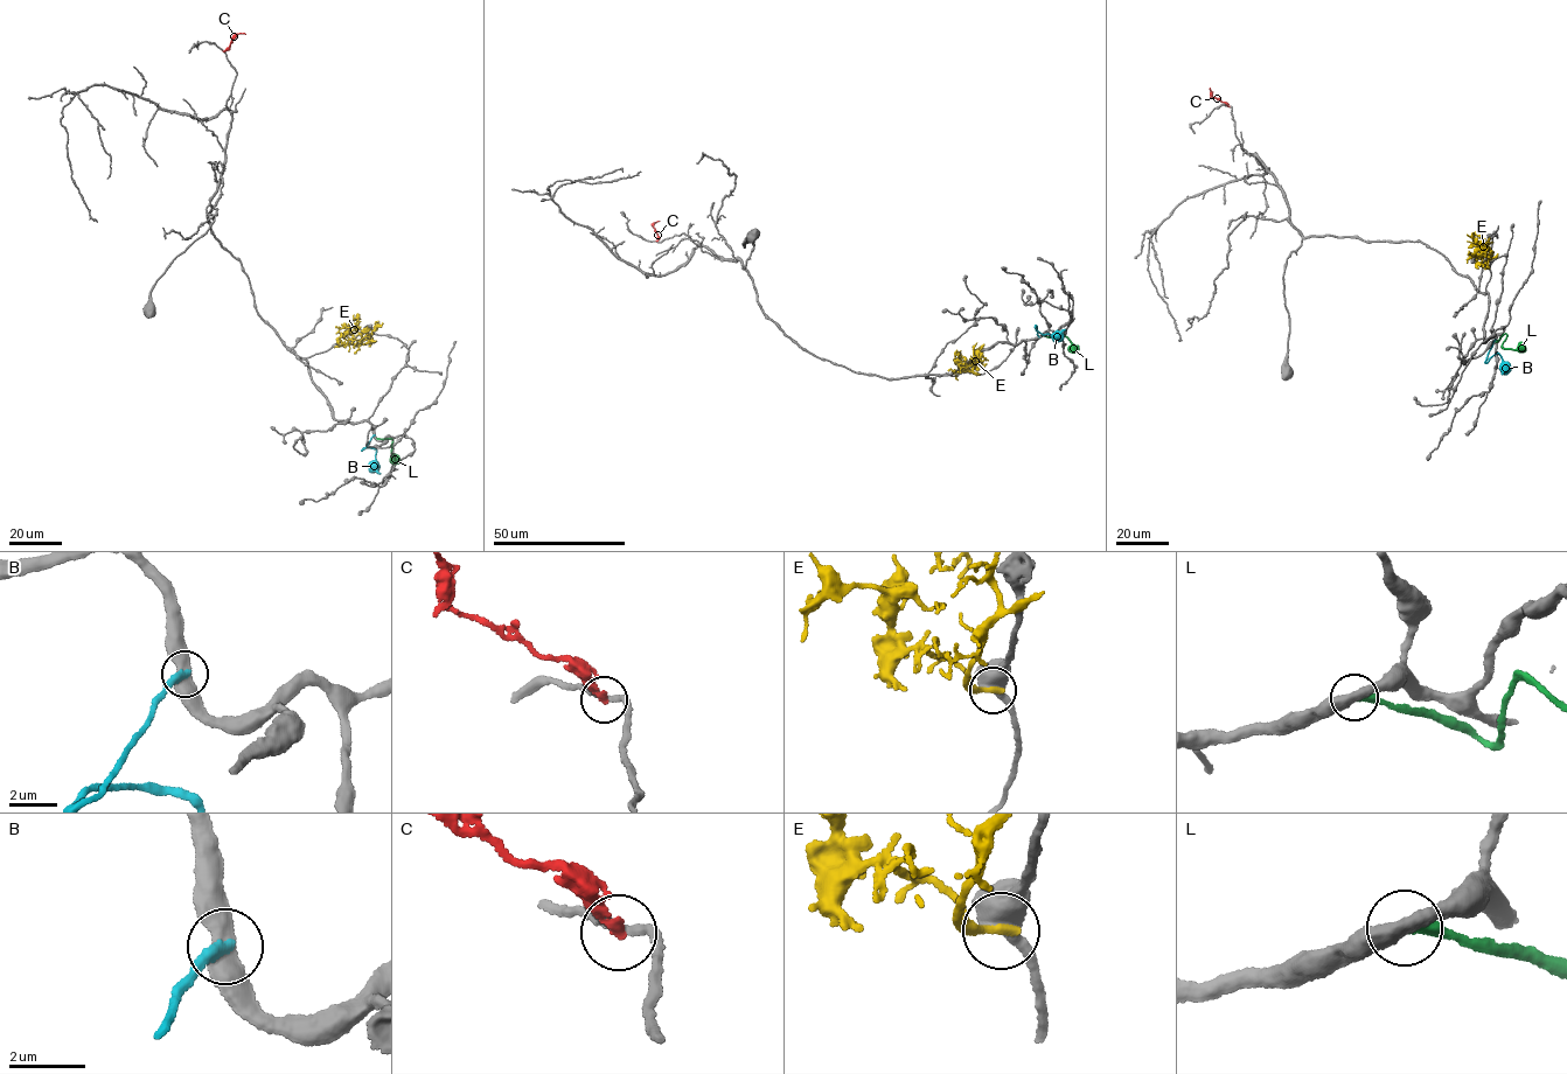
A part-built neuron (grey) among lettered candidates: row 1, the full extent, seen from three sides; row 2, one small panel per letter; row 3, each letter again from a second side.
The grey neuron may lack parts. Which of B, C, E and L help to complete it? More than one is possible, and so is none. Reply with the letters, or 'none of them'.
none of them

